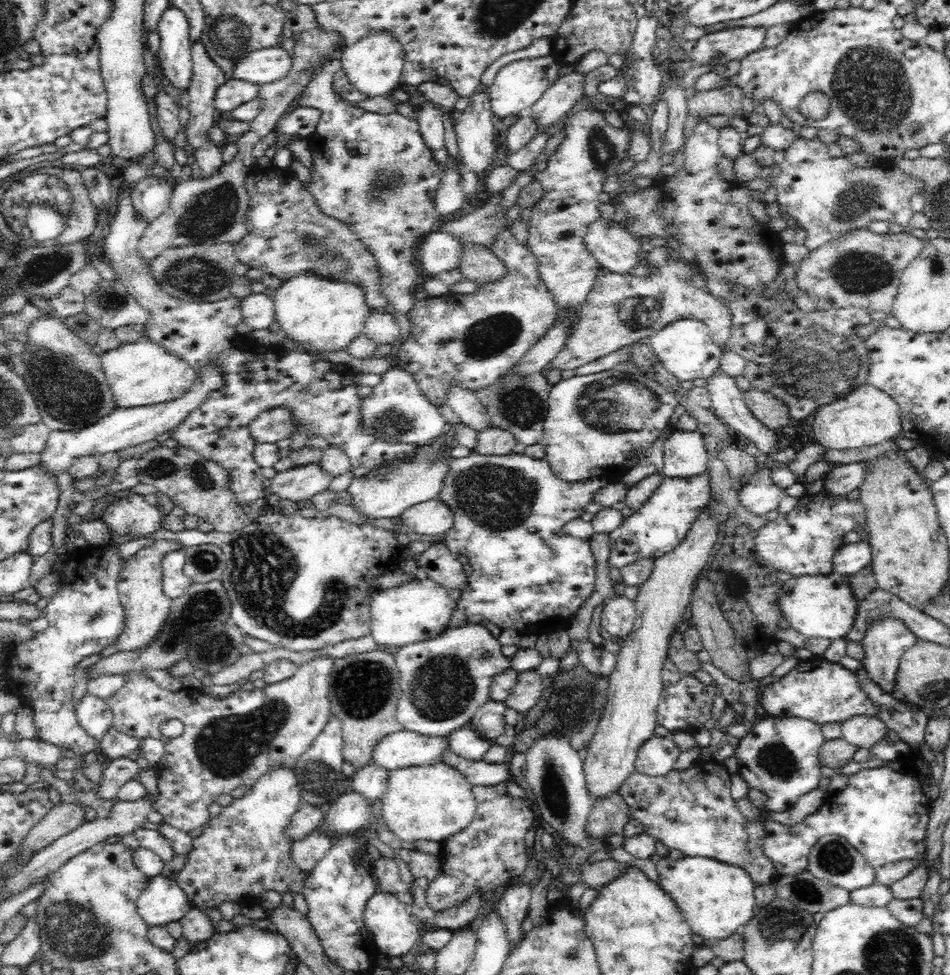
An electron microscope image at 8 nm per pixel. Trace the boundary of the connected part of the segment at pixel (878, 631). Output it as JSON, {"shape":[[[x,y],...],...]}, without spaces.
{"shape":[[[876,618],[870,628],[866,628],[866,636],[861,640],[865,650],[863,660],[864,670],[870,676],[874,684],[888,694],[892,694],[896,688],[896,675],[898,673],[899,660],[911,646],[914,646],[920,638],[908,630],[908,627],[897,618]]]}

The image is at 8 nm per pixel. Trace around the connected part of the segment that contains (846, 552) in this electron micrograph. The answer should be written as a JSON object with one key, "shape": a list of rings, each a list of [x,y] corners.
{"shape":[[[862,538],[856,543],[843,544],[833,556],[833,571],[852,576],[871,562],[871,546]]]}

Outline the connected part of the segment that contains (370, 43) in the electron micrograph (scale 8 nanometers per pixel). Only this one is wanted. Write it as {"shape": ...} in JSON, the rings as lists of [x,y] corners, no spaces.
{"shape":[[[380,30],[362,38],[352,46],[345,46],[339,59],[341,69],[348,77],[349,83],[367,98],[374,98],[374,96],[384,96],[400,85],[404,53],[402,45],[395,39],[395,34]]]}

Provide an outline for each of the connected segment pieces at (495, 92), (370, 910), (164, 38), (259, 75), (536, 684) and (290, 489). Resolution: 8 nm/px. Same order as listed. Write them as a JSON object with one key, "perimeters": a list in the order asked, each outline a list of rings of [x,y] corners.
{"perimeters":[[[[552,54],[538,58],[512,60],[510,64],[502,66],[489,87],[490,104],[493,116],[502,120],[505,116],[522,116],[527,114],[547,88],[558,77],[560,62]]],[[[374,893],[364,910],[364,924],[372,935],[379,952],[388,957],[402,957],[407,953],[414,953],[415,945],[420,940],[420,928],[416,919],[410,914],[408,906],[402,903],[397,896],[390,893]]],[[[171,5],[160,17],[157,30],[160,36],[158,58],[164,76],[183,93],[191,84],[193,70],[188,17]]],[[[289,45],[248,53],[233,68],[233,78],[262,86],[284,78],[292,66]]],[[[537,669],[529,670],[518,675],[518,683],[512,688],[503,704],[512,711],[528,713],[541,698],[543,693],[543,679]]],[[[306,464],[277,473],[267,483],[267,489],[282,500],[306,502],[314,498],[318,492],[328,489],[332,480],[319,464]]]]}

